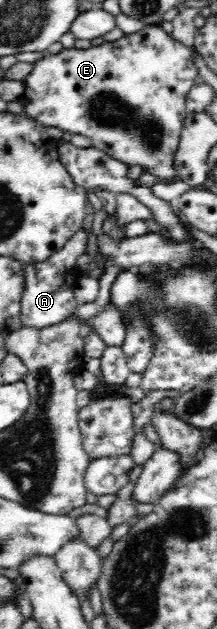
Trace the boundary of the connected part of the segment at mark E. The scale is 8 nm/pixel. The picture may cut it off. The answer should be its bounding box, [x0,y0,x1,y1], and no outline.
[20,25,197,184]

